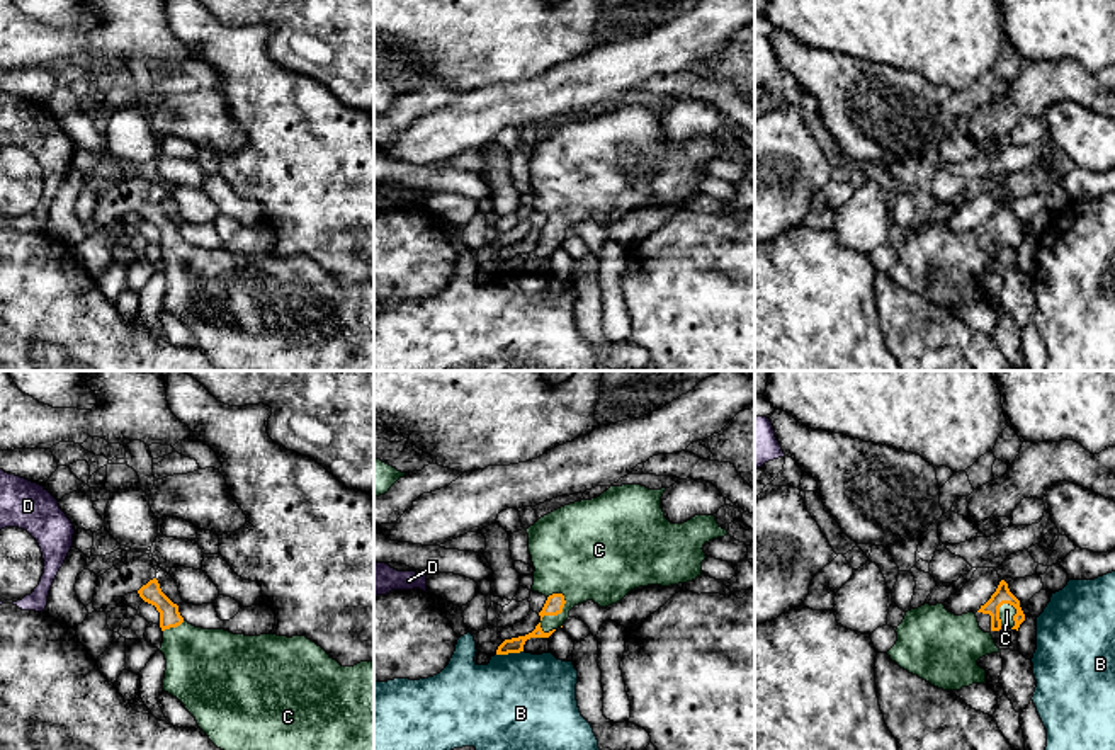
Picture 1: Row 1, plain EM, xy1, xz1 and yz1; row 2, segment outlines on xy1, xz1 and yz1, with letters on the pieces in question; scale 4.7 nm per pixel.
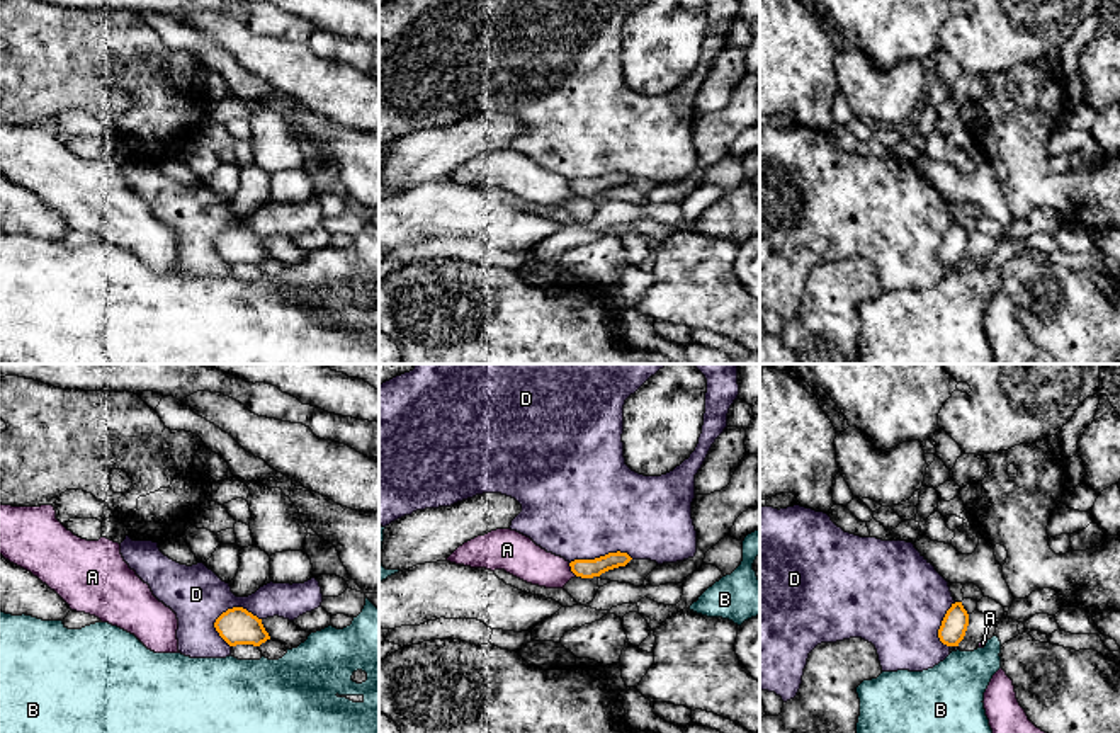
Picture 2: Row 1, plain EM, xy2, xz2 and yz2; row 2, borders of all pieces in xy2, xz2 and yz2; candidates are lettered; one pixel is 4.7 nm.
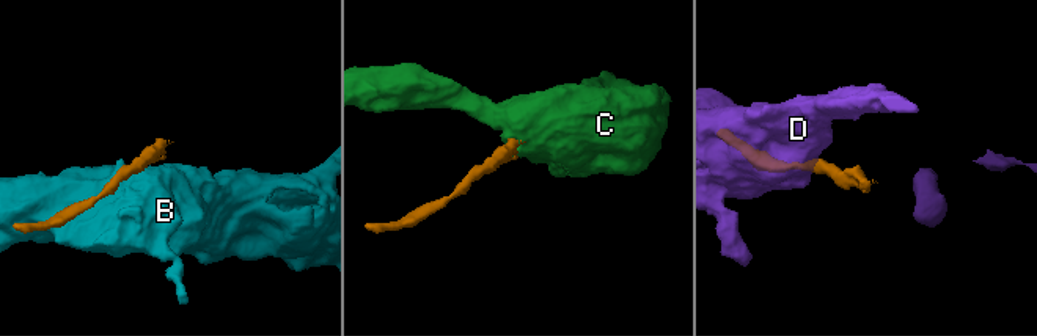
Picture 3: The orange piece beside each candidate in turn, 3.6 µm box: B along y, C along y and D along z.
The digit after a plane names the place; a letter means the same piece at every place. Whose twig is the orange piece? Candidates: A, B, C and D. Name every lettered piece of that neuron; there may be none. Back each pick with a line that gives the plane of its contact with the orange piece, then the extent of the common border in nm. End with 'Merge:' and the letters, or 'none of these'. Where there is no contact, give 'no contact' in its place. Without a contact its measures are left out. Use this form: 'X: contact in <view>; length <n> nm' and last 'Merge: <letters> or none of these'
C: contact in xz1; length 220 nm
Merge: C

